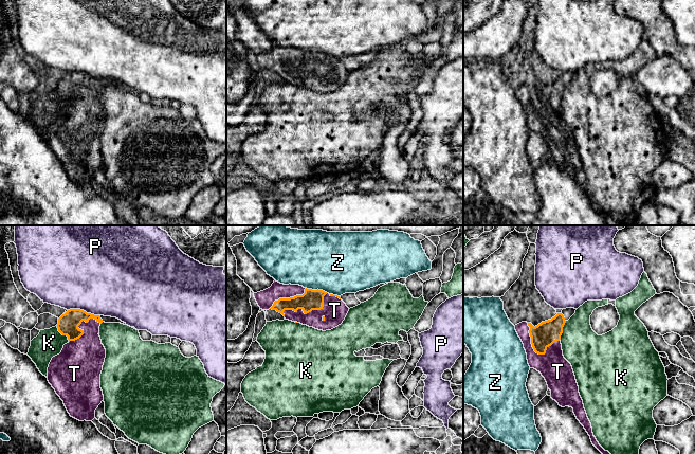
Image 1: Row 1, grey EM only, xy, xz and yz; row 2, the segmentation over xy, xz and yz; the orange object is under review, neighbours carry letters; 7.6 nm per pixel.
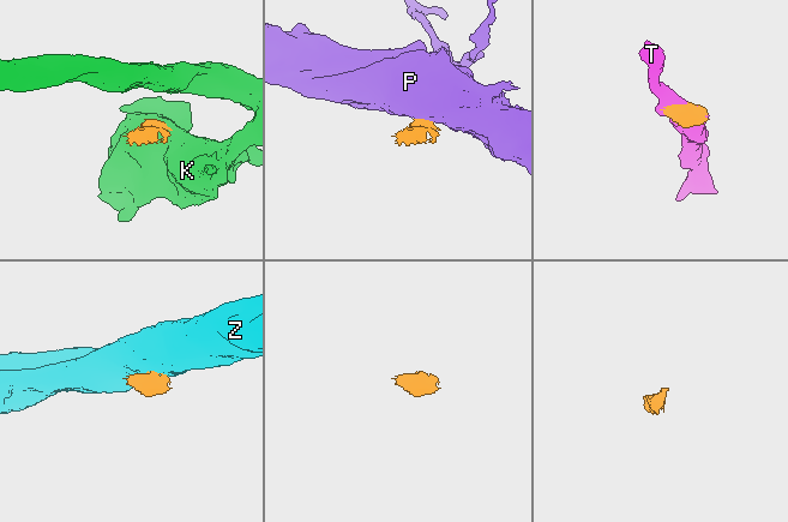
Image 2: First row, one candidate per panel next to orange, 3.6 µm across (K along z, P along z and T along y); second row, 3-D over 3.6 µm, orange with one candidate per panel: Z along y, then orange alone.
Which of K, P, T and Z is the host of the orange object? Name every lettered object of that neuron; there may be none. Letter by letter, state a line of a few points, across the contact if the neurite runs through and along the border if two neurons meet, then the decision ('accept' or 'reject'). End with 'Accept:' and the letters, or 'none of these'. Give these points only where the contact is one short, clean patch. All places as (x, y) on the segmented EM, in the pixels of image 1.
K: reject
P: line xy (68, 309), (83, 309), (98, 315); reject
T: accept
Z: line xz (306, 287), (322, 289), (327, 292); reject
Accept: T

